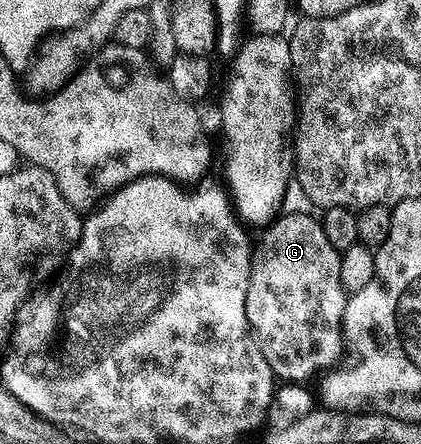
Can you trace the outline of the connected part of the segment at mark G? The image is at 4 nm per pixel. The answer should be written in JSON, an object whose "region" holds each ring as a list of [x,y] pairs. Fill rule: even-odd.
{"region":[[[287,213],[280,217],[262,230],[263,238],[260,241],[258,238],[254,246],[245,311],[261,355],[265,355],[265,363],[269,363],[276,378],[283,383],[307,383],[314,373],[340,364],[339,356],[345,353],[341,326],[349,295],[341,283],[340,250],[325,239],[322,220],[307,213]]]}

